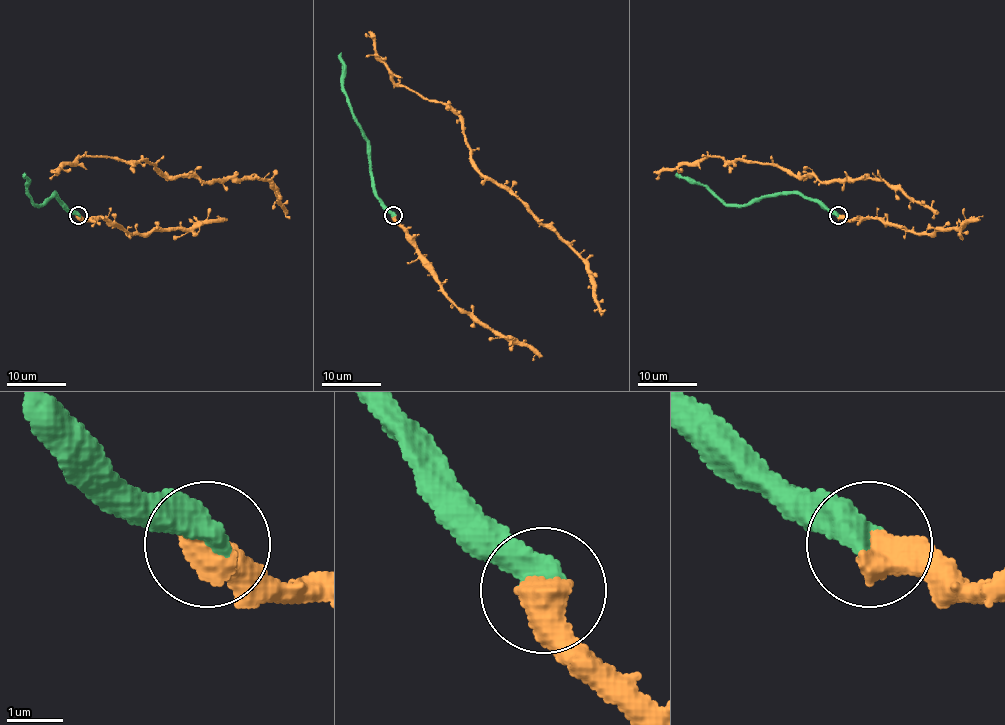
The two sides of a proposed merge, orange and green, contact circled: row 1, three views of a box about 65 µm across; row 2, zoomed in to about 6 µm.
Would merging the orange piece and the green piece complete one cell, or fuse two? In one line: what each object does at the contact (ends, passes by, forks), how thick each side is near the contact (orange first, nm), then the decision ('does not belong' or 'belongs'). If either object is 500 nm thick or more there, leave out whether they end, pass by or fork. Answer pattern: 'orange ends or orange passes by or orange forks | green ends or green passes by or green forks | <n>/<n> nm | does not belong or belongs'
650/500 nm | does not belong

